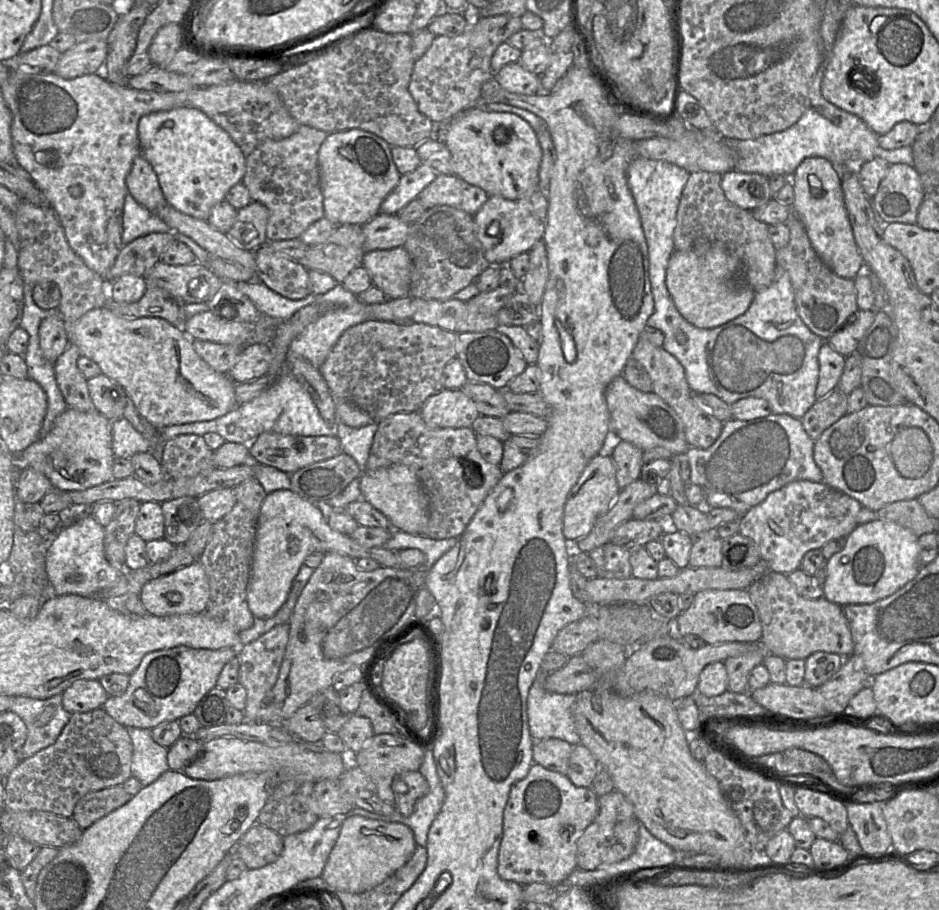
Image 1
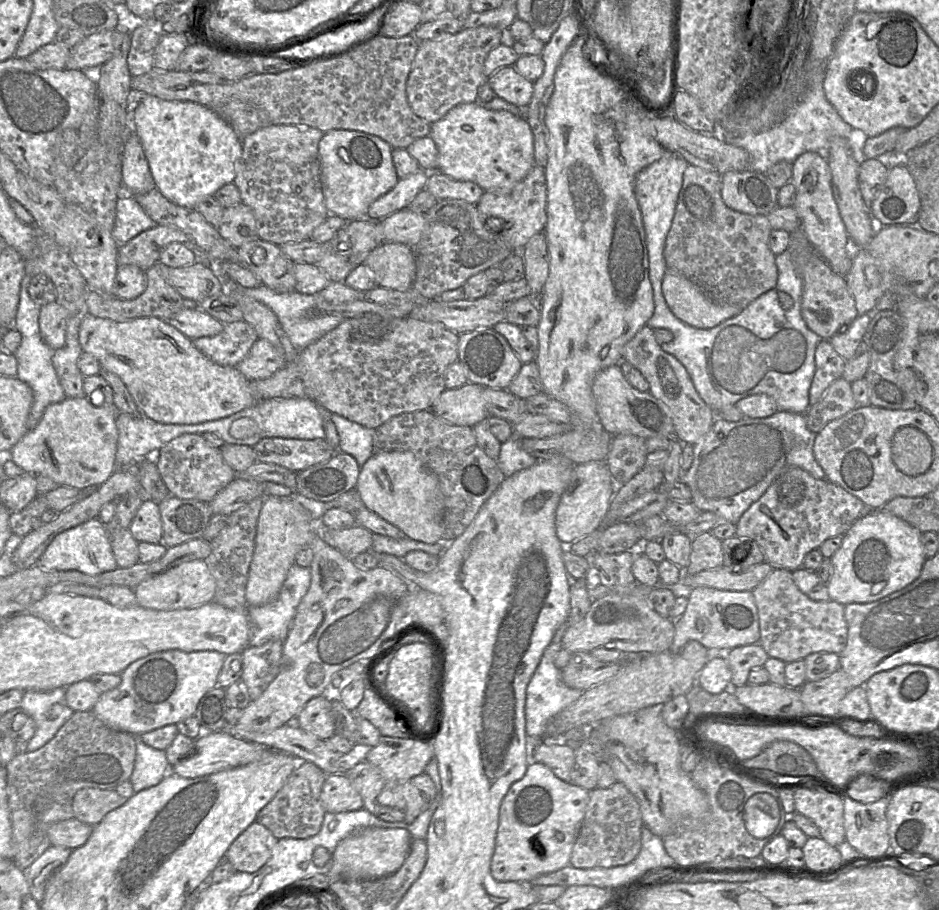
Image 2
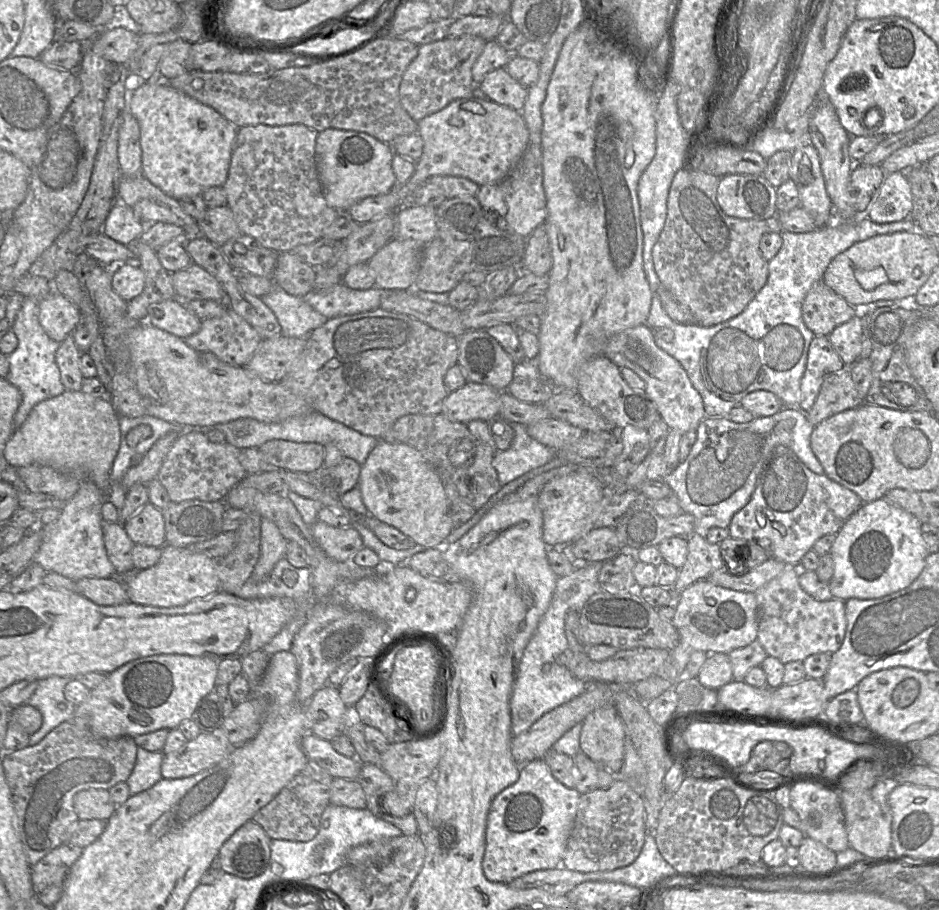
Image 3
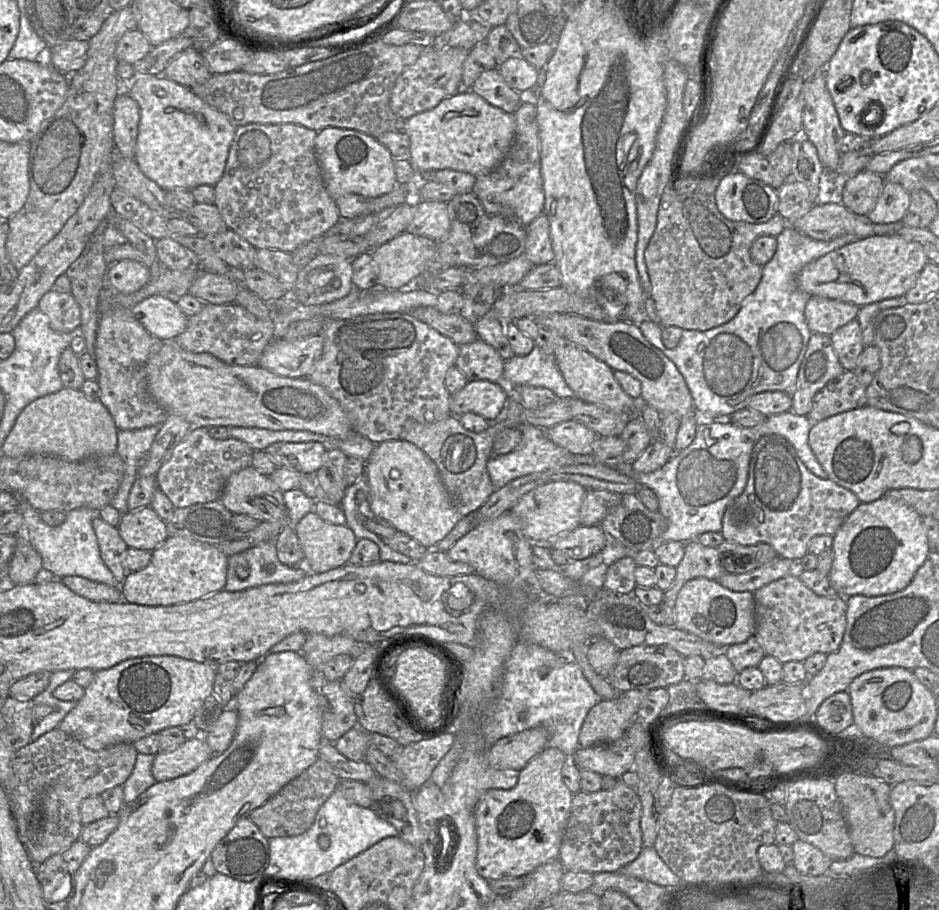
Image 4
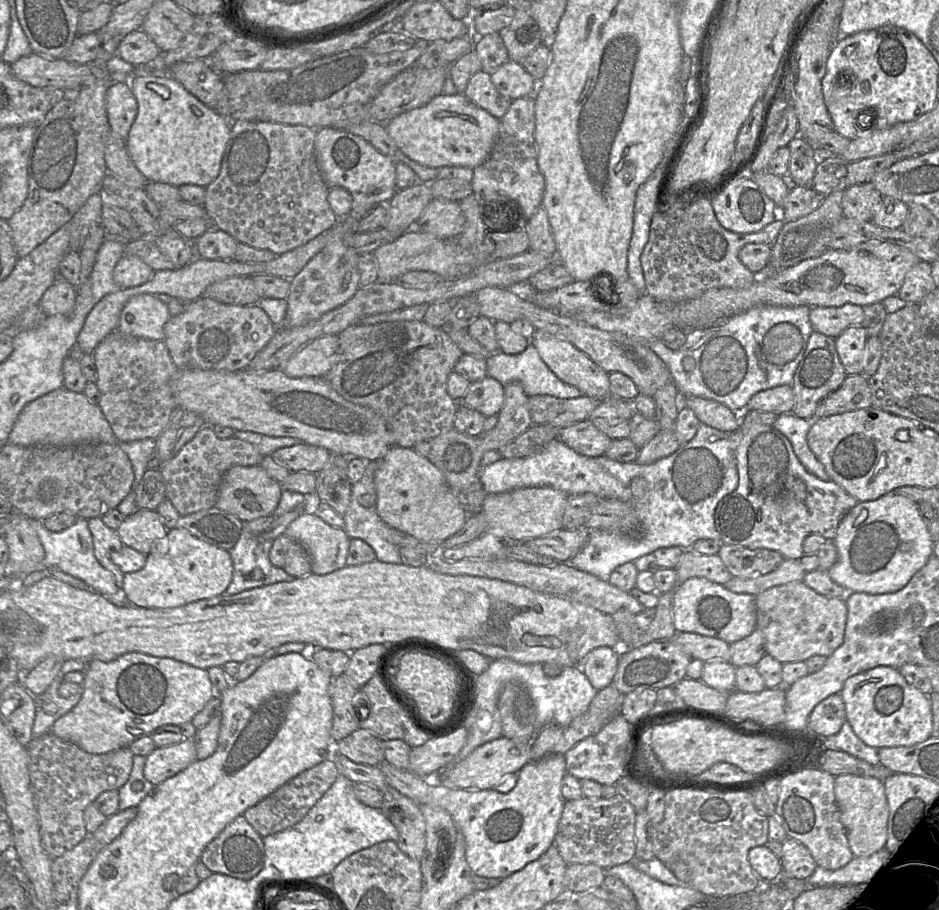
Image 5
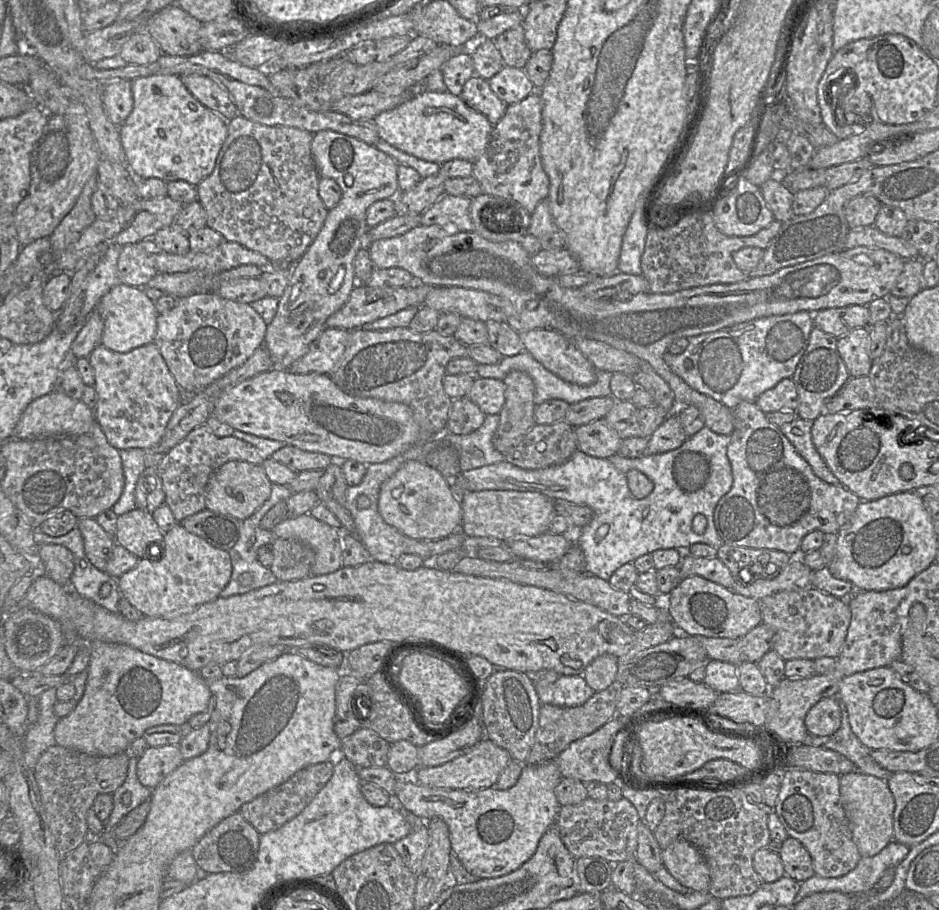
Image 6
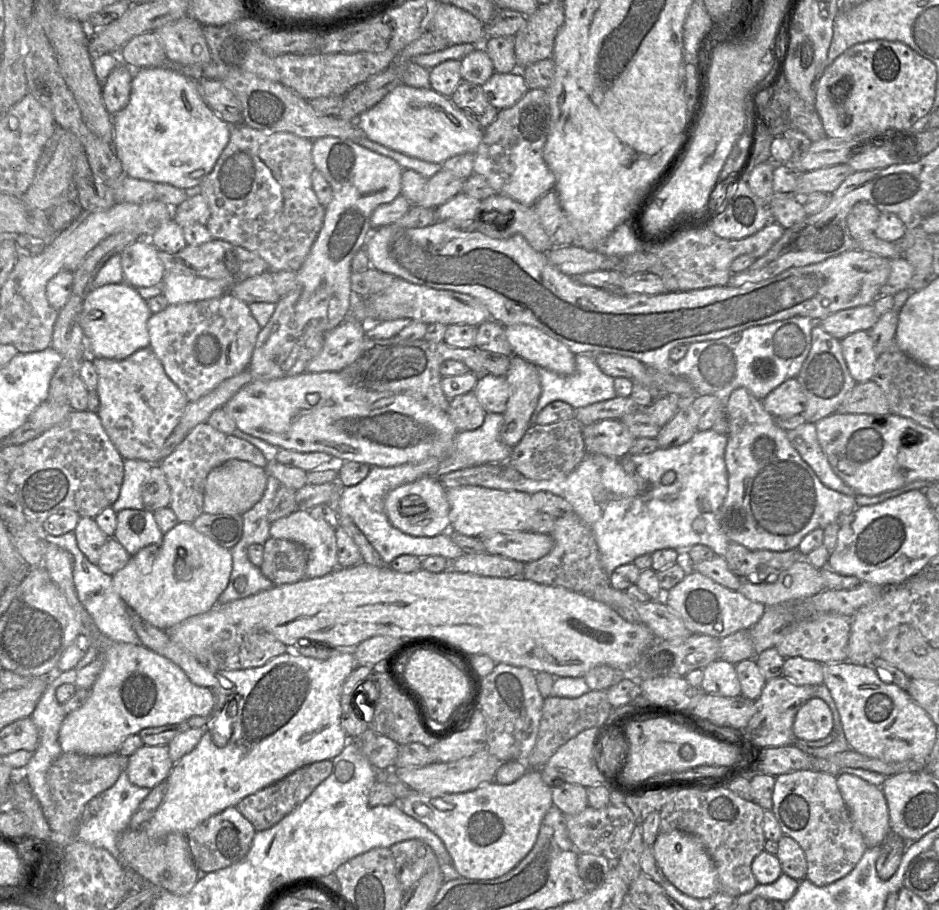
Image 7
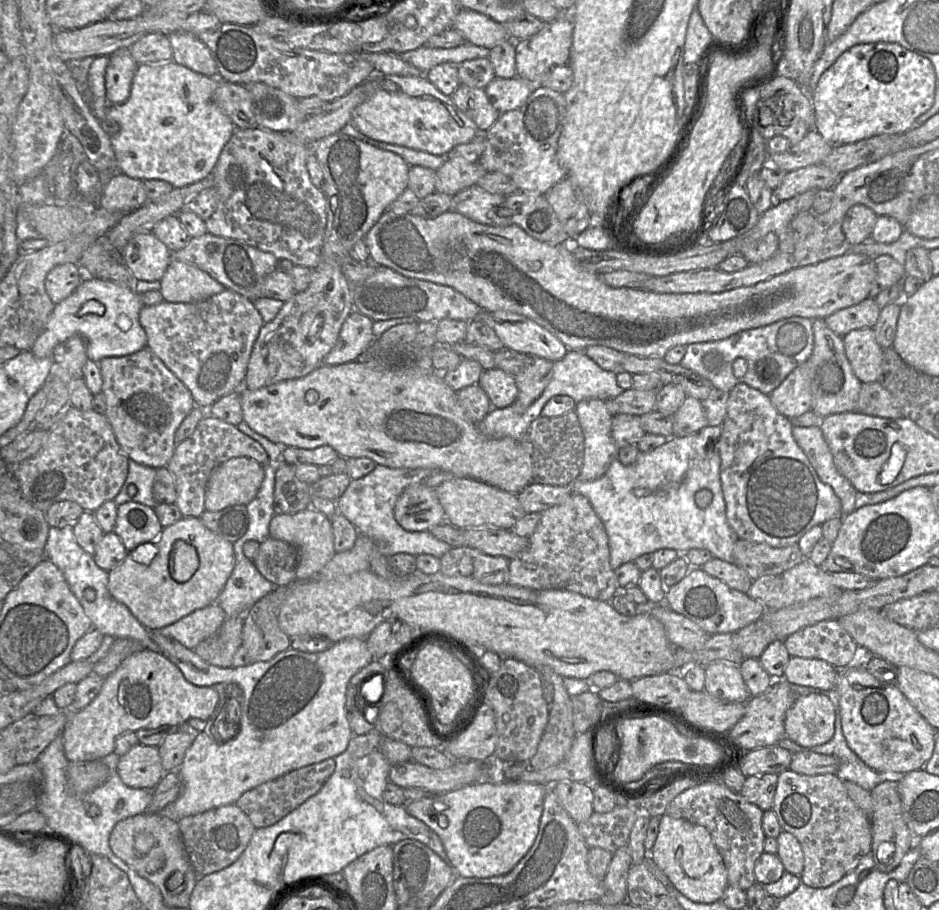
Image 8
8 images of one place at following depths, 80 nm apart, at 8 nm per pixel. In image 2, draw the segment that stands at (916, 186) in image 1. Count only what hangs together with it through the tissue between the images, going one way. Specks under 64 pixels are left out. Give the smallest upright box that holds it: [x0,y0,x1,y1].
[869,165,920,225]

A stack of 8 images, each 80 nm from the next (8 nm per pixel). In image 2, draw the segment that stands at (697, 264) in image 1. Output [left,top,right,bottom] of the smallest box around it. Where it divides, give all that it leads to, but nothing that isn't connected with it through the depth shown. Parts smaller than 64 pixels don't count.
[662,270,742,328]

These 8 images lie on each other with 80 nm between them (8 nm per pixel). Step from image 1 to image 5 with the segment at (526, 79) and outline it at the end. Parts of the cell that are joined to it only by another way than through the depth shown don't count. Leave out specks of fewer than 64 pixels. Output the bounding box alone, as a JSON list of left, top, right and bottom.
[463,71,512,120]

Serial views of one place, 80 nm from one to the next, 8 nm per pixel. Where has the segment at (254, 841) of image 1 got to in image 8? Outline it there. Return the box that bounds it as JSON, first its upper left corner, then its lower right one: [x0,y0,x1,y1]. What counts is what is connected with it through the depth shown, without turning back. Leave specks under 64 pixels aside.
[178,804,256,875]

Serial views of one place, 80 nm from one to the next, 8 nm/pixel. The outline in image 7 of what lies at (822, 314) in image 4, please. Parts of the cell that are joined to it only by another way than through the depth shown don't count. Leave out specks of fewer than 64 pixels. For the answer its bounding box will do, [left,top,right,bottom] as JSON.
[814,304,878,340]

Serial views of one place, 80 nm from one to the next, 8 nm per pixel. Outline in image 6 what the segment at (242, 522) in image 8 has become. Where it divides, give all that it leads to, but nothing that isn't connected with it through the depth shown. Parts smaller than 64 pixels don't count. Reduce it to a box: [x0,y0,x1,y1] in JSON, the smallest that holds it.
[178,509,242,551]

